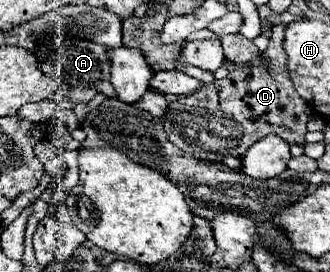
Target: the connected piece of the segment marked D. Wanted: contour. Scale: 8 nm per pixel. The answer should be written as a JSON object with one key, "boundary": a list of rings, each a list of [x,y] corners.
{"boundary":[[[277,24],[271,28],[272,38],[267,49],[262,53],[262,63],[251,66],[247,70],[237,68],[229,76],[215,80],[213,84],[205,84],[199,92],[183,98],[175,98],[169,102],[167,112],[163,114],[163,130],[167,130],[167,138],[181,148],[185,154],[193,152],[219,152],[219,154],[235,154],[241,156],[247,148],[267,134],[279,134],[289,144],[305,144],[307,122],[311,114],[311,106],[299,98],[295,84],[287,74],[287,54],[283,54],[284,32],[287,24]]]}

